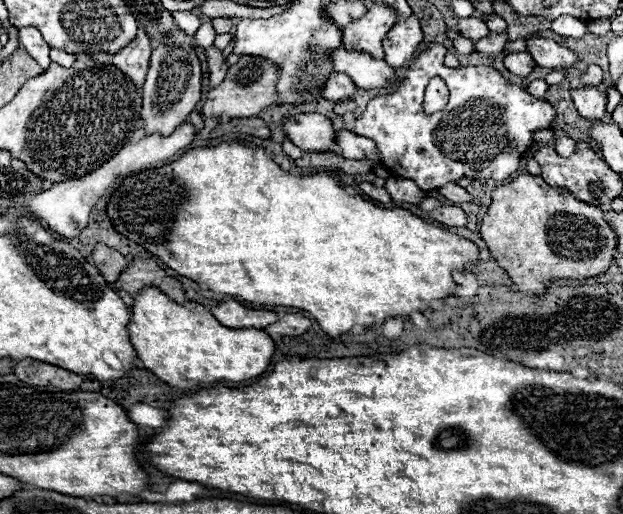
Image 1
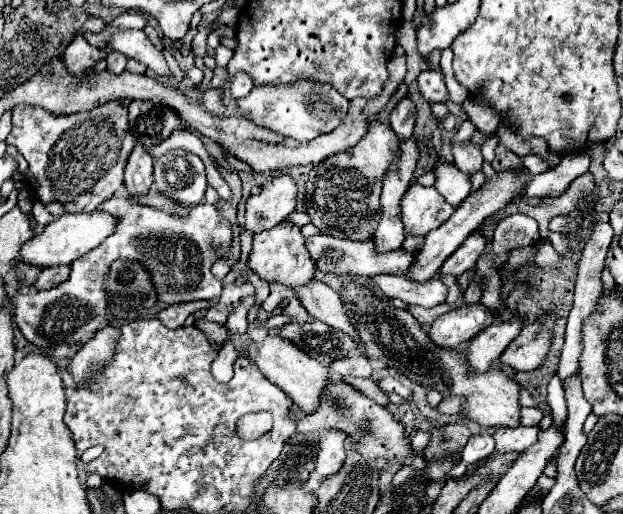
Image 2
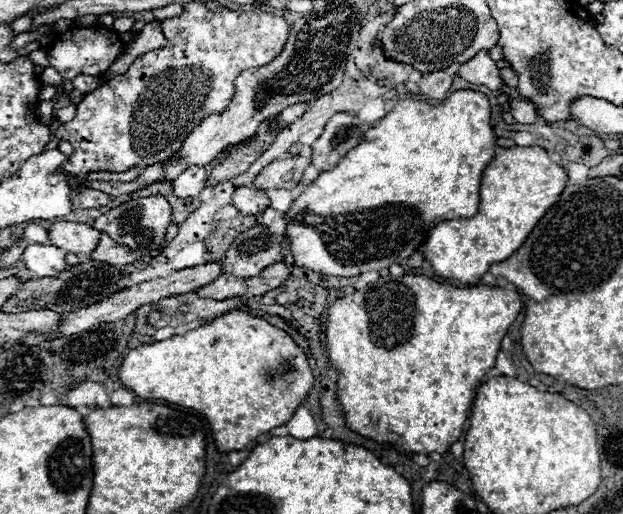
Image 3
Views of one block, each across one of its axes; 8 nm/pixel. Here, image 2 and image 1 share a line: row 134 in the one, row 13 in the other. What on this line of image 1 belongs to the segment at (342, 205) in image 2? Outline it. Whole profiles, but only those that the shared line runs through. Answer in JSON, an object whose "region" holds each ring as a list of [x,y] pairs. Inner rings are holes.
{"region":[[[368,4],[368,12],[346,24],[342,30],[344,48],[362,50],[374,58],[382,58],[382,40],[396,22],[396,12],[386,4]]]}

